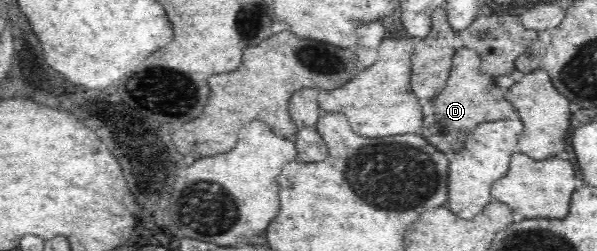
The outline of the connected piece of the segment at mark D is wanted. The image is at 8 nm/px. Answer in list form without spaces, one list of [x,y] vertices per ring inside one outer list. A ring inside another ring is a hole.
[[[466,46],[455,50],[449,77],[438,96],[420,102],[424,118],[419,134],[447,155],[460,150],[470,134],[483,122],[516,116],[516,109],[505,99],[504,91],[495,85],[491,75],[482,72],[478,50]]]

